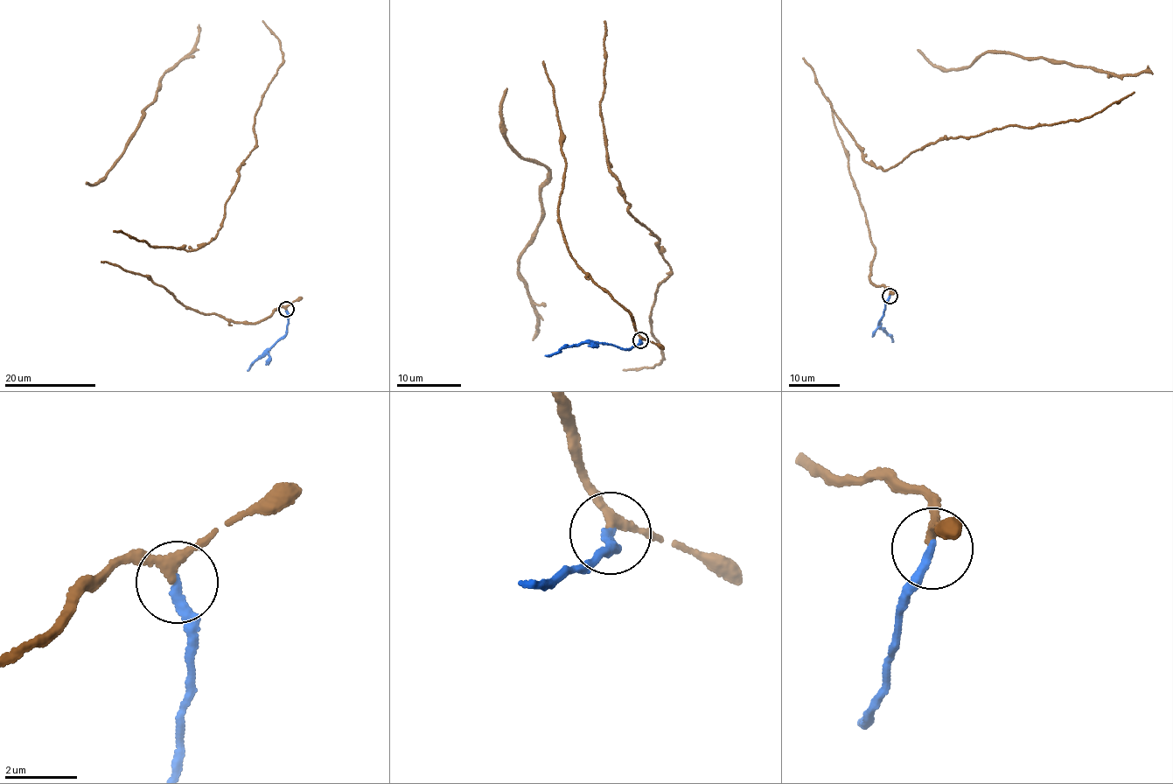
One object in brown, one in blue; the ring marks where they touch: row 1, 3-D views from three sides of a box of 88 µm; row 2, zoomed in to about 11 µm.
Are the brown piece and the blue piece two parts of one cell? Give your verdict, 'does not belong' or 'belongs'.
belongs

